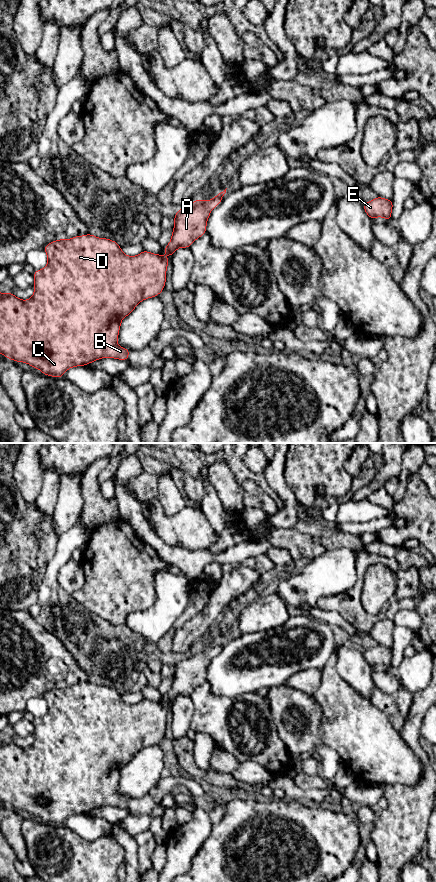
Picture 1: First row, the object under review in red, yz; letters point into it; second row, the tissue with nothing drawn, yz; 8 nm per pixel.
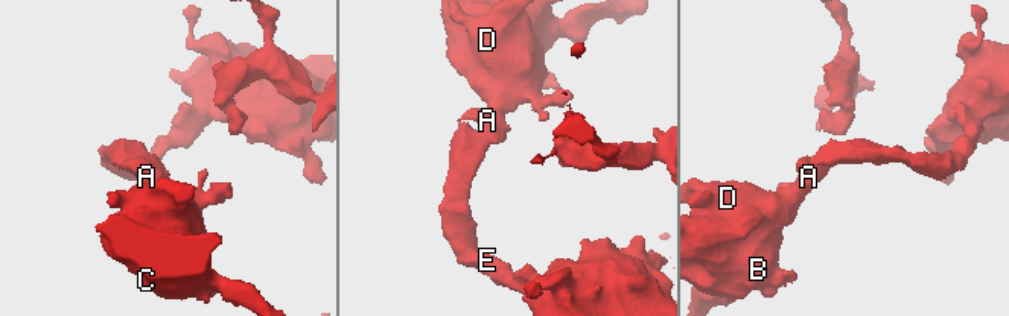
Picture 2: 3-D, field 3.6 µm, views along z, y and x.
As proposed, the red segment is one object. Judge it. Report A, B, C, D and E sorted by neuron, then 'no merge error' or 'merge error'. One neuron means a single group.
groups A B C D E; no merge error

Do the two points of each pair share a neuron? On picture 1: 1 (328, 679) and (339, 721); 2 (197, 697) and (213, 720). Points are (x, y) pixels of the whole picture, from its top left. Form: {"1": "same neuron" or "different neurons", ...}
{"1": "same neuron", "2": "same neuron"}

